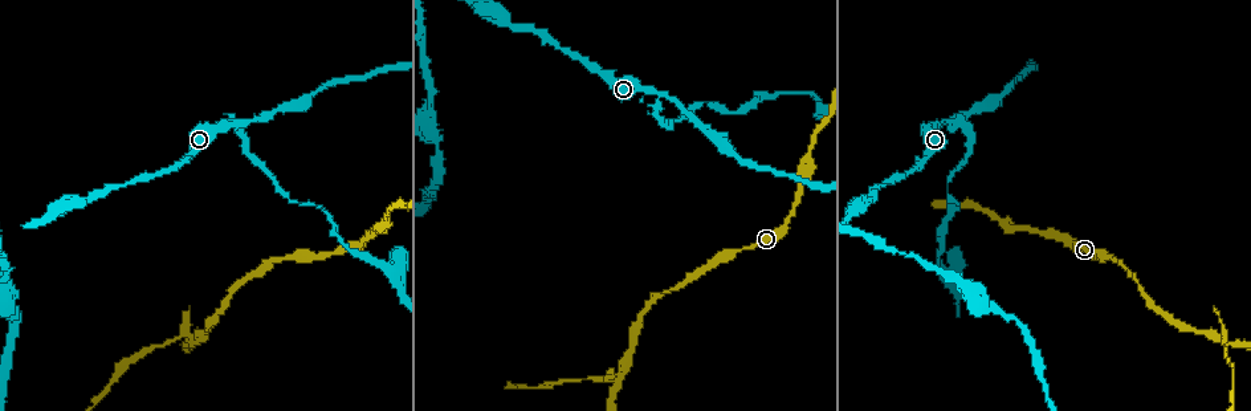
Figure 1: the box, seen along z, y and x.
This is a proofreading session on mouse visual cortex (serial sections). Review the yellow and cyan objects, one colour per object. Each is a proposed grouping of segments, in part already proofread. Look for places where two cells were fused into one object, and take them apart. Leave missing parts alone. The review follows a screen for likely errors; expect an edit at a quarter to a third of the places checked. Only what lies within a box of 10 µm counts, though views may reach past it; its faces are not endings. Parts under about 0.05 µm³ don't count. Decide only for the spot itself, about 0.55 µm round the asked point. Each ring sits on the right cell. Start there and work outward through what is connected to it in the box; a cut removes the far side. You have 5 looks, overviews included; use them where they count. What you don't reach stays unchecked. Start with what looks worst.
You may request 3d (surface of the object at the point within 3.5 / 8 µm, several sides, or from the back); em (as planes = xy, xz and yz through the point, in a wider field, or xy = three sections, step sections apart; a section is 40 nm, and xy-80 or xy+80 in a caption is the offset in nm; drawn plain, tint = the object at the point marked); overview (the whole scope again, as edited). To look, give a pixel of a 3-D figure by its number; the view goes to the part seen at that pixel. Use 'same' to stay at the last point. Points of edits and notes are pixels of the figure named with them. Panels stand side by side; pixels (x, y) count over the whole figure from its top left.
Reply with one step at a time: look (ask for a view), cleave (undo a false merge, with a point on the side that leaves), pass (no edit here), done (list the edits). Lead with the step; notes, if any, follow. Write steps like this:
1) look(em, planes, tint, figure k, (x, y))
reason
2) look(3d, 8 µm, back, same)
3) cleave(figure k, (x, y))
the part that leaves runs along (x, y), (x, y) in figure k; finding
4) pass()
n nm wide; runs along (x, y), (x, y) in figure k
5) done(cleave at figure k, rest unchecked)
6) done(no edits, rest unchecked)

look(3d, 3.5 µm, figure 1, (962, 125))
narrows sharply

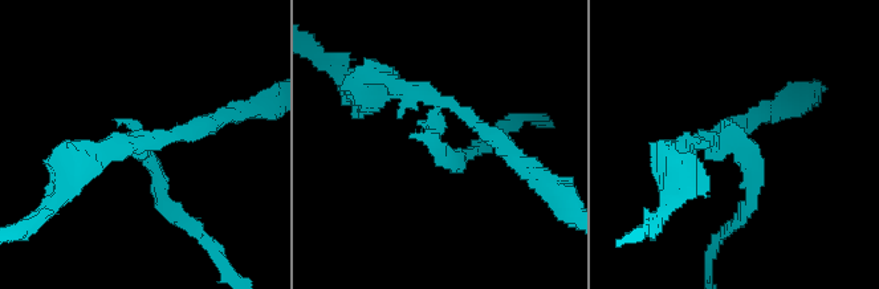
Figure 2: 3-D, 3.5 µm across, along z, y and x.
look(em, xy, step 1, tint, figure 2, (441, 146))
arms of 200, 200 nm

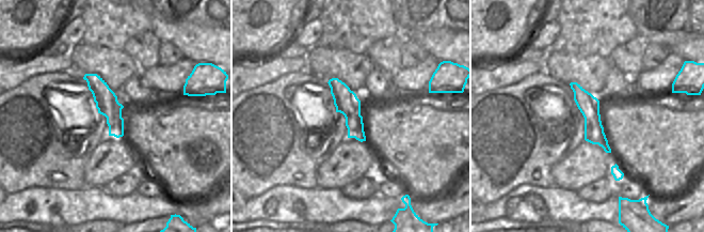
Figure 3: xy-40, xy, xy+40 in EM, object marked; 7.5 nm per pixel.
look(em, xy, step 5, tint, same)

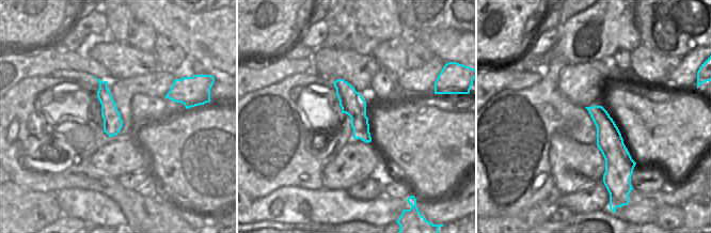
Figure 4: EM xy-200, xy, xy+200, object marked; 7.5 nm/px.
cleave(figure 2, (150, 162))
the part that leaves runs along (698, 134), (756, 170), (743, 215) in figure 2; a second cell is stuck on

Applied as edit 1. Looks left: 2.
look(3d, 3.5 µm, figure 1, (618, 376))
two arms in line, one across

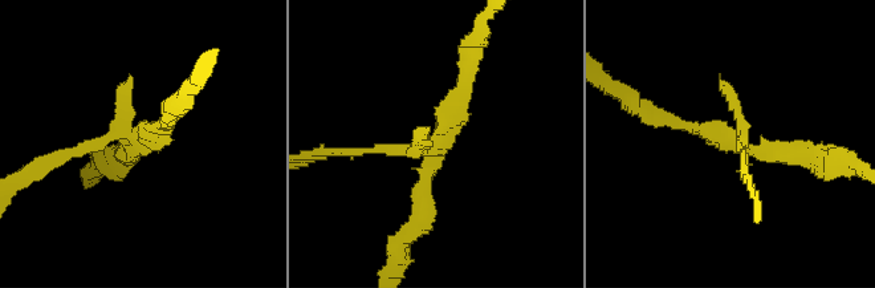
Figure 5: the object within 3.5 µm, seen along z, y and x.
look(em, planes, tint, figure 5, (437, 140))
need the tissue

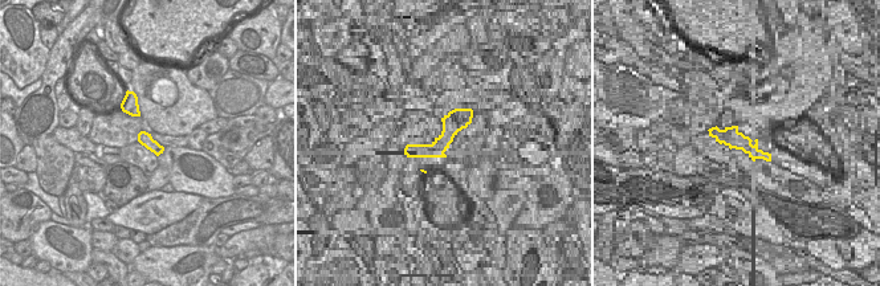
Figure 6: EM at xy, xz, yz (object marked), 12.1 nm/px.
cleave(figure 5, (82, 149))
the part that leaves runs along (130, 133), (28, 170) in figure 5; two cells meet here

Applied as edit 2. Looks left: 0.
done(cleave at figure 2, cleave at figure 5, rest unchecked)

